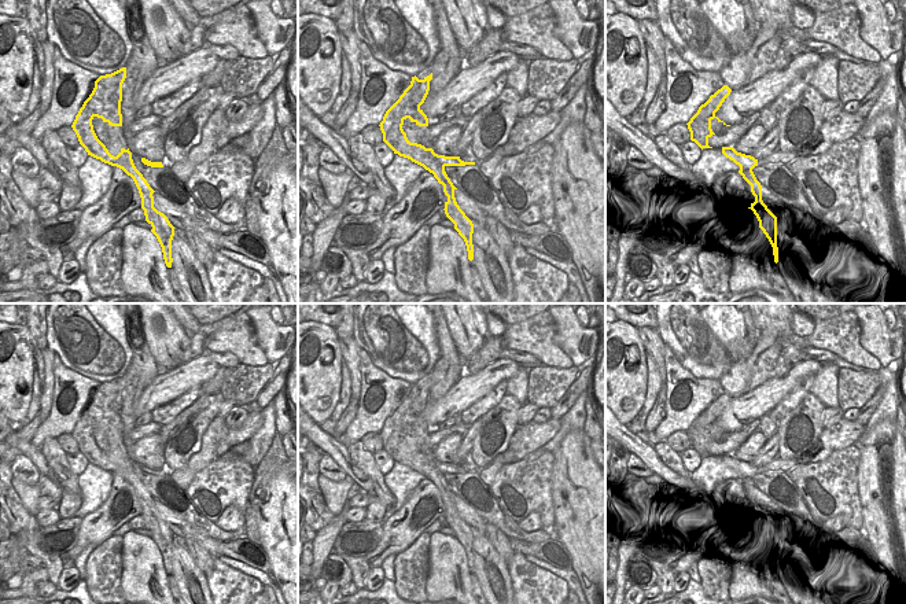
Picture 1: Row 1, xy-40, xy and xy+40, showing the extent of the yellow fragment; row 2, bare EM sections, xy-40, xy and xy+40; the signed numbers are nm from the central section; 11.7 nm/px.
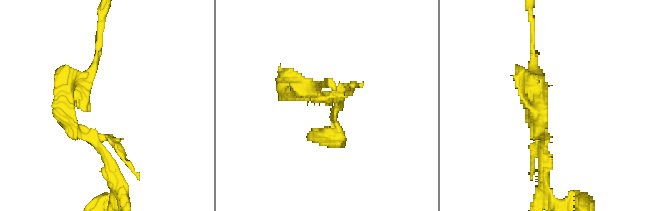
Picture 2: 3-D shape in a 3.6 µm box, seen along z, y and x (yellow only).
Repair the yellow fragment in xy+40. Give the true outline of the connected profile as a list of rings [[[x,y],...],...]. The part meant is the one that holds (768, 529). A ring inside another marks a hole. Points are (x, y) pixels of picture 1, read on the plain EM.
[[[722,454],[722,461],[740,474],[739,480],[751,493],[751,500],[755,509],[748,516],[754,519],[759,528],[759,535],[763,538],[773,555],[774,570],[778,570],[777,555],[777,524],[767,516],[762,508],[762,493],[756,487],[752,476],[758,474],[758,467],[751,463],[737,460],[733,454]]]

